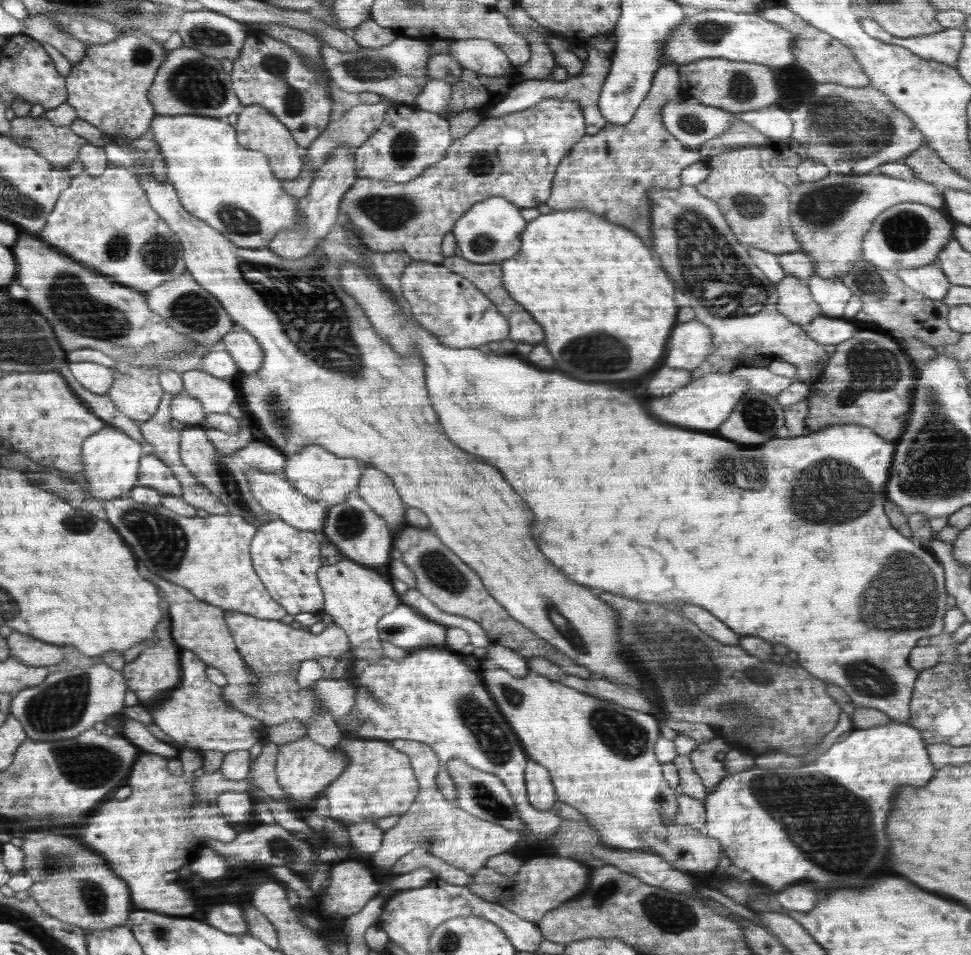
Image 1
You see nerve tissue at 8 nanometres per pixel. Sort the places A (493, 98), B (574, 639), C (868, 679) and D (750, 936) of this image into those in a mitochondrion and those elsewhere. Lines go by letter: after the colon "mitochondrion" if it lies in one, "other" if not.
A: other
B: mitochondrion
C: mitochondrion
D: other

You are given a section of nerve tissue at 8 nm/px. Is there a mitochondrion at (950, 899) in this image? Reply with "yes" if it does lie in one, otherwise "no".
no

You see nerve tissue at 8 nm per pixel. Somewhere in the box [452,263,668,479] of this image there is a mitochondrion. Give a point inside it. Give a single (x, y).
(599, 353)

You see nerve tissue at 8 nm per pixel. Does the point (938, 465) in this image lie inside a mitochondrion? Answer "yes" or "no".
yes

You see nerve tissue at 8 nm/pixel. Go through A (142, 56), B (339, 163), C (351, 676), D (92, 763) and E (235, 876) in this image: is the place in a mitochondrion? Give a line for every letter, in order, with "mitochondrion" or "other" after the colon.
A: mitochondrion
B: other
C: other
D: mitochondrion
E: other

